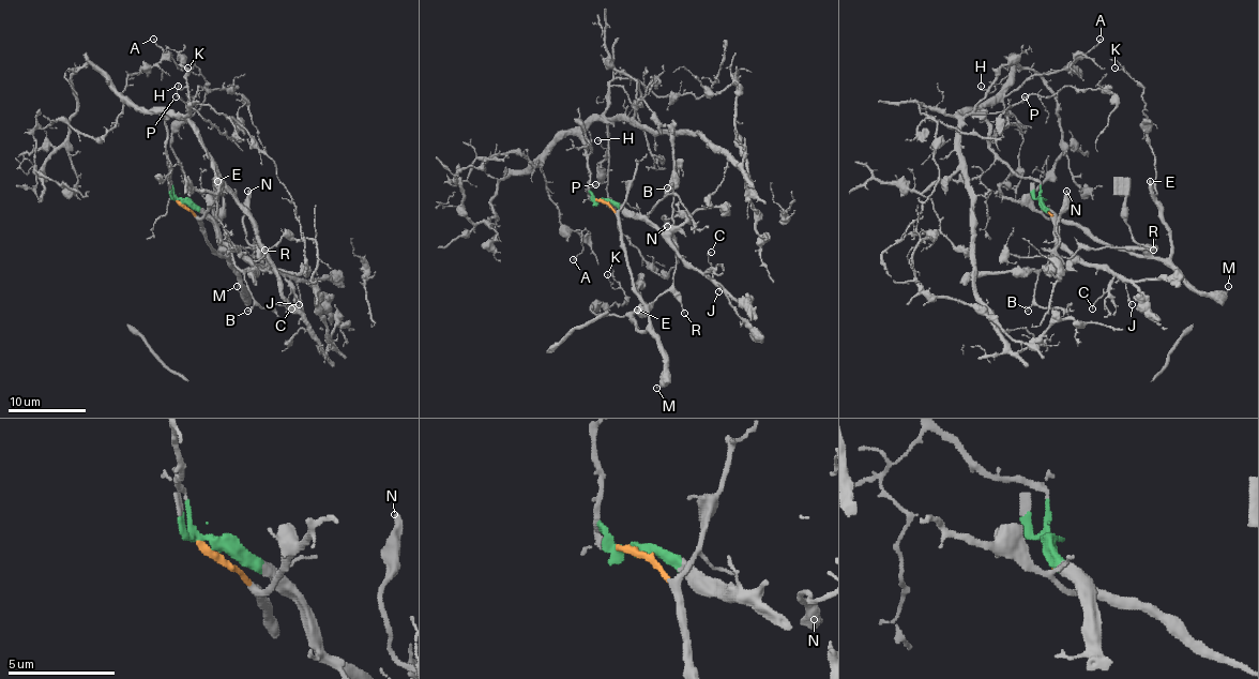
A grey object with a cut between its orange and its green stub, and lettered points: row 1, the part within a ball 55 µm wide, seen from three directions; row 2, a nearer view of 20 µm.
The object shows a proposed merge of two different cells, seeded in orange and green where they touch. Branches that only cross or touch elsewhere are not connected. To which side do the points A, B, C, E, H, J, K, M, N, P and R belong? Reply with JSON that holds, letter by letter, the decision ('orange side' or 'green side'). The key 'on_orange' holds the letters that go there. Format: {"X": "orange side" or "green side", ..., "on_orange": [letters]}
{"A": "green side", "B": "green side", "C": "green side", "E": "orange side", "H": "green side", "J": "green side", "K": "orange side", "M": "orange side", "N": "green side", "P": "green side", "R": "orange side", "on_orange": ["E", "K", "M", "R"]}

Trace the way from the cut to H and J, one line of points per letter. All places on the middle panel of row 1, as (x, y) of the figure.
H: (601, 200), (589, 192), (584, 137), (595, 120), (603, 120), (608, 132), (608, 146), (605, 148), (596, 139)
J: (601, 200), (612, 200), (630, 215), (639, 215), (691, 265), (710, 275), (719, 291)

